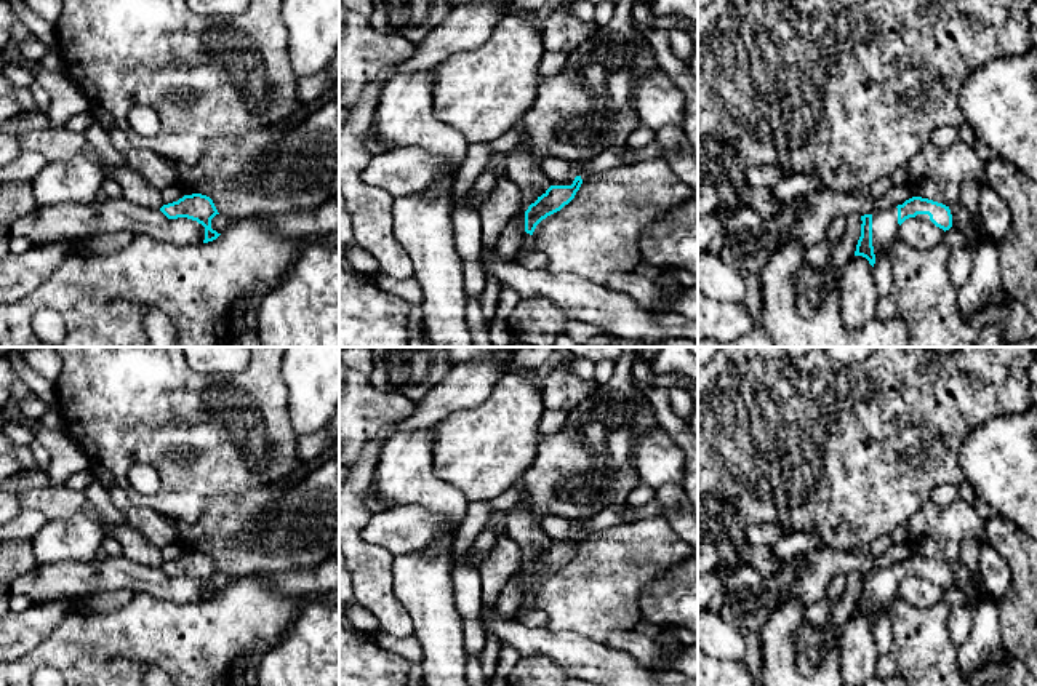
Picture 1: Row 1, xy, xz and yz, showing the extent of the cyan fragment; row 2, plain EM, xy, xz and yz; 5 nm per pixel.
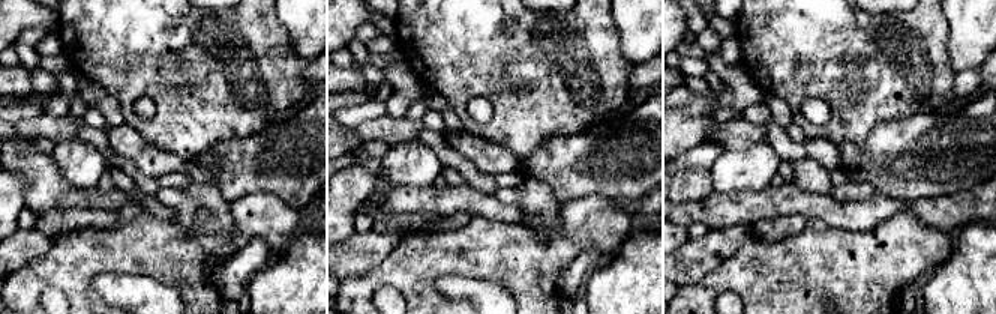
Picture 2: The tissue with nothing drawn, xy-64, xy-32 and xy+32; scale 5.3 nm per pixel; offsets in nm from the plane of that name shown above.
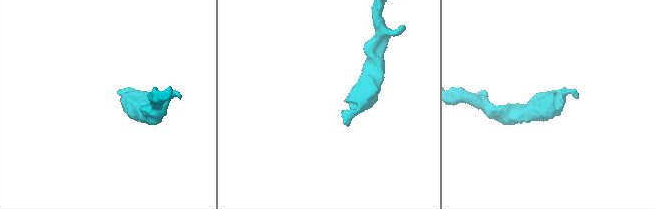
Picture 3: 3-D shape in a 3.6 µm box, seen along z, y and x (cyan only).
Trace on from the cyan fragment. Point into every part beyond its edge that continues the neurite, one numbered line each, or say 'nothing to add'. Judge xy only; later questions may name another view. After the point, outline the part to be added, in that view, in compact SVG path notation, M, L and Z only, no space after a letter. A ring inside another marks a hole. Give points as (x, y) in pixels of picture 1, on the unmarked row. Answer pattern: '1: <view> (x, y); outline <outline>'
nothing to add

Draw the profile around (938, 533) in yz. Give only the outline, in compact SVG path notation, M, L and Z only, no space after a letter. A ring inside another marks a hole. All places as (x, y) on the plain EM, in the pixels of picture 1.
M960 497L946 507L927 502L906 526L906 544L915 555L946 564L960 561L967 539L976 540L981 547L987 544L984 520Z

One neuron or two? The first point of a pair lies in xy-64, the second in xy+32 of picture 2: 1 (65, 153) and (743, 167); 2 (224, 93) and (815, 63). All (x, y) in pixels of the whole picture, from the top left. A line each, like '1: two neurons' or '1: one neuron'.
1: one neuron
2: one neuron

